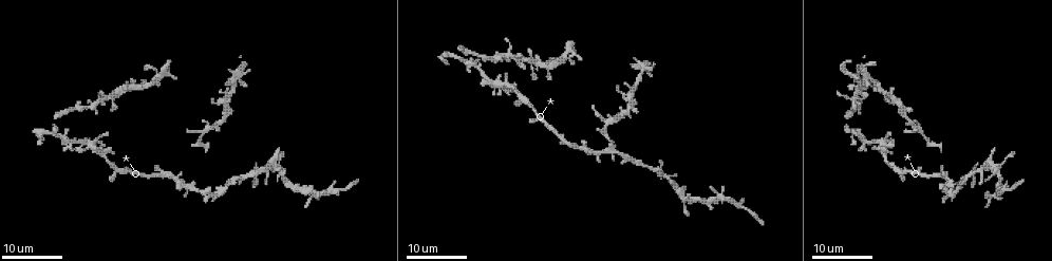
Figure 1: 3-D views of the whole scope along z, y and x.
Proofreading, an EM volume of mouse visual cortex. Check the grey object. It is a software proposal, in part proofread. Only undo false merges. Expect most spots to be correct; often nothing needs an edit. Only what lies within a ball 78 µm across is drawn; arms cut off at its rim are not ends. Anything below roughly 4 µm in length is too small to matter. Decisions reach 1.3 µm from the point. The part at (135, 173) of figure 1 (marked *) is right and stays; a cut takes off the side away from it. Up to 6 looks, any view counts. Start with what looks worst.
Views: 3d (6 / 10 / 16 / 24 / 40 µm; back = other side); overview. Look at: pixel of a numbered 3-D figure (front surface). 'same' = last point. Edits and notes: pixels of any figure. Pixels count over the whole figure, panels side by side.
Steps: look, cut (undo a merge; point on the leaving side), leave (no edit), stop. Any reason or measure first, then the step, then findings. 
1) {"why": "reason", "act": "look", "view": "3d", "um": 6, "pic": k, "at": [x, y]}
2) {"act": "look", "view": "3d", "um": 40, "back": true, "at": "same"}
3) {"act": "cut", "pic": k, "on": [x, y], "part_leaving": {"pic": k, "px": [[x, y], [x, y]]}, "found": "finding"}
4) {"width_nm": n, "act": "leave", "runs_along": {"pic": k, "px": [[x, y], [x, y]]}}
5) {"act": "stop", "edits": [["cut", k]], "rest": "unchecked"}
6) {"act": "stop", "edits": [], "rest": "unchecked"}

{"act": "look", "view": "3d", "um": 24, "pic": 1, "at": [1000, 168]}

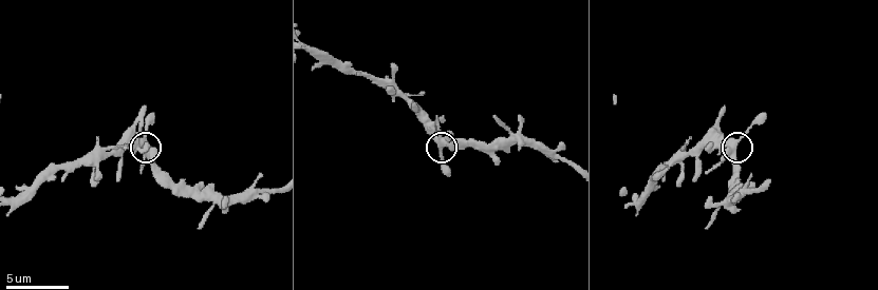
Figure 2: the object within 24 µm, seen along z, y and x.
{"act": "look", "view": "3d", "um": 6, "pic": 2, "at": [732, 148]}

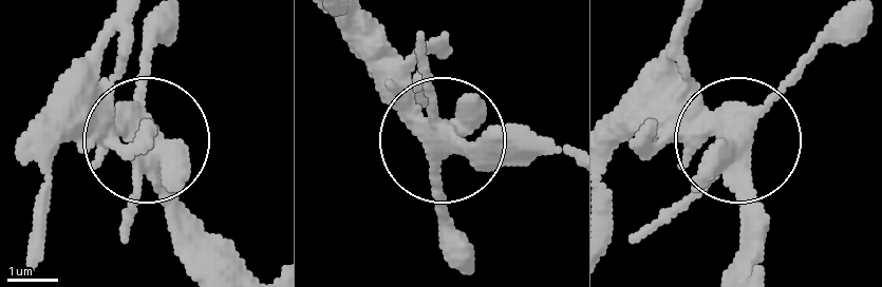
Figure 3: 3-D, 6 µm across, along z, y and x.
{"act": "leave", "found": "one neuron here"}

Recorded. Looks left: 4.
{"why": "four or more arms meet", "act": "look", "view": "3d", "um": 16, "pic": 1, "at": [884, 144]}

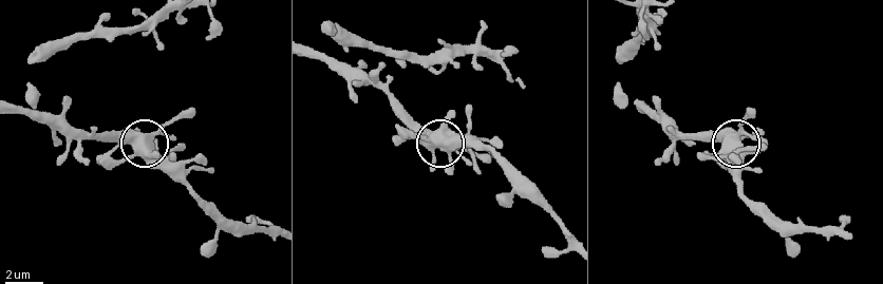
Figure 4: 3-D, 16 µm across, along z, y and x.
{"why": "closer look", "act": "look", "view": "3d", "um": 6, "pic": 4, "at": [734, 139]}

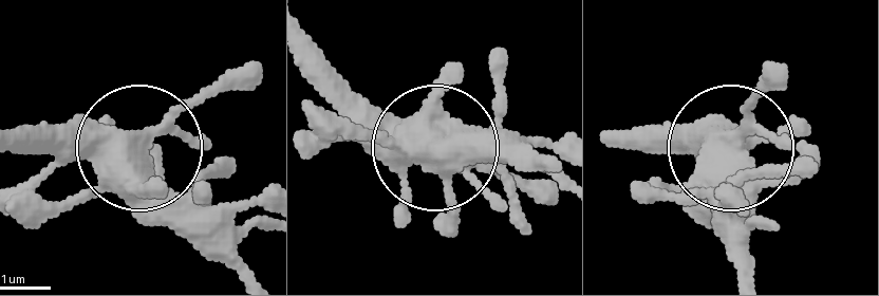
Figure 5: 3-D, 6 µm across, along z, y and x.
{"width_nm": 440, "act": "leave", "found": "continuous, no second neuron"}

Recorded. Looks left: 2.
{"act": "look", "view": "3d", "um": 16, "pic": 1, "at": [533, 60]}

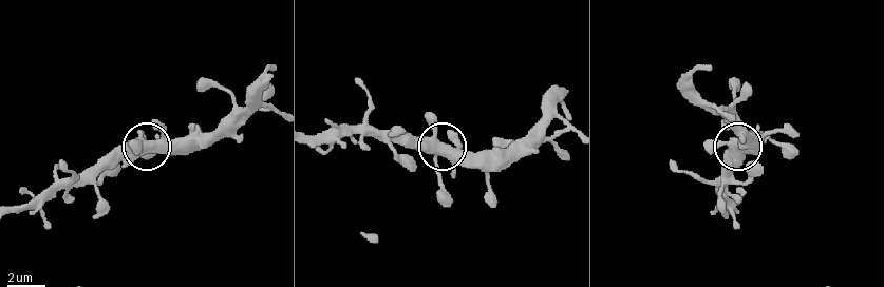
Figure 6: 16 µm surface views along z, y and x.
{"act": "look", "view": "3d", "um": 6, "pic": 6, "at": [144, 140]}

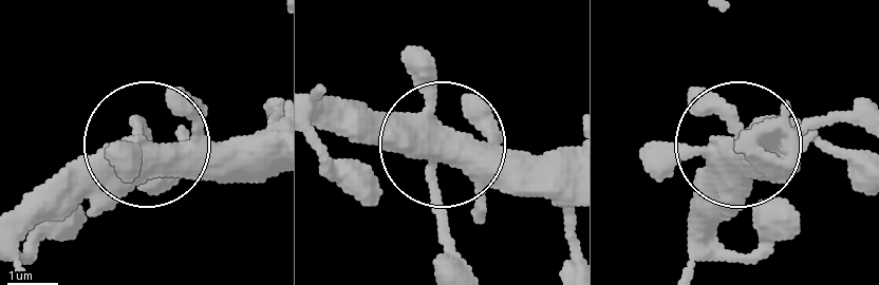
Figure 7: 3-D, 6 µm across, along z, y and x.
{"act": "leave", "found": "all the same neuron"}

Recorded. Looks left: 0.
{"act": "stop", "edits": [], "rest": "unchecked"}

